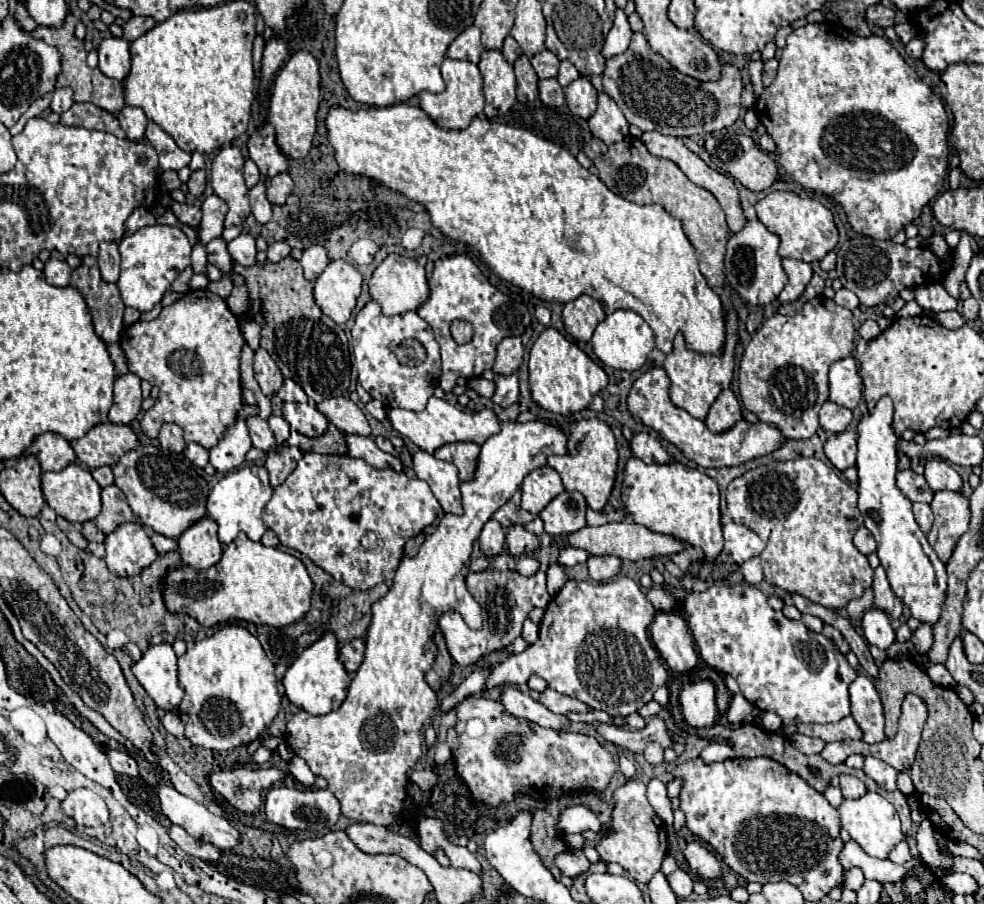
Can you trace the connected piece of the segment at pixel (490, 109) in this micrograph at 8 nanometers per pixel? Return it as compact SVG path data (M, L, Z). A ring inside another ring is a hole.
M484 51L478 67L484 77L484 115L488 119L506 115L516 103L516 79L512 65L504 61L500 51Z

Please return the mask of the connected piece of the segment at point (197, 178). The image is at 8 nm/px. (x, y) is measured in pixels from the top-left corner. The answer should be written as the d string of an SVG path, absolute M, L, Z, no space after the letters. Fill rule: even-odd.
M200 169L200 171L194 171L194 173L190 175L188 189L190 189L190 193L192 193L194 197L200 197L200 195L204 193L204 189L206 189L206 173L204 173L202 169Z

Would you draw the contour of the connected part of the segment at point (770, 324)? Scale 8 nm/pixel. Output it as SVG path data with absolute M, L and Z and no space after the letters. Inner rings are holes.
M814 297L796 315L772 315L762 323L756 335L750 339L740 361L740 397L748 411L760 421L778 427L786 439L810 439L818 429L818 411L828 399L828 367L844 357L852 355L856 329L852 323L852 311L836 305L832 299Z

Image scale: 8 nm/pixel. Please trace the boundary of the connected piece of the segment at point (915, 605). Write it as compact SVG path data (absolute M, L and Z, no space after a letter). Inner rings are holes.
M882 397L874 411L858 423L858 509L864 525L878 541L878 557L896 597L920 623L934 625L946 599L946 567L930 547L926 535L912 515L912 501L896 487L898 437L892 431L892 399Z

